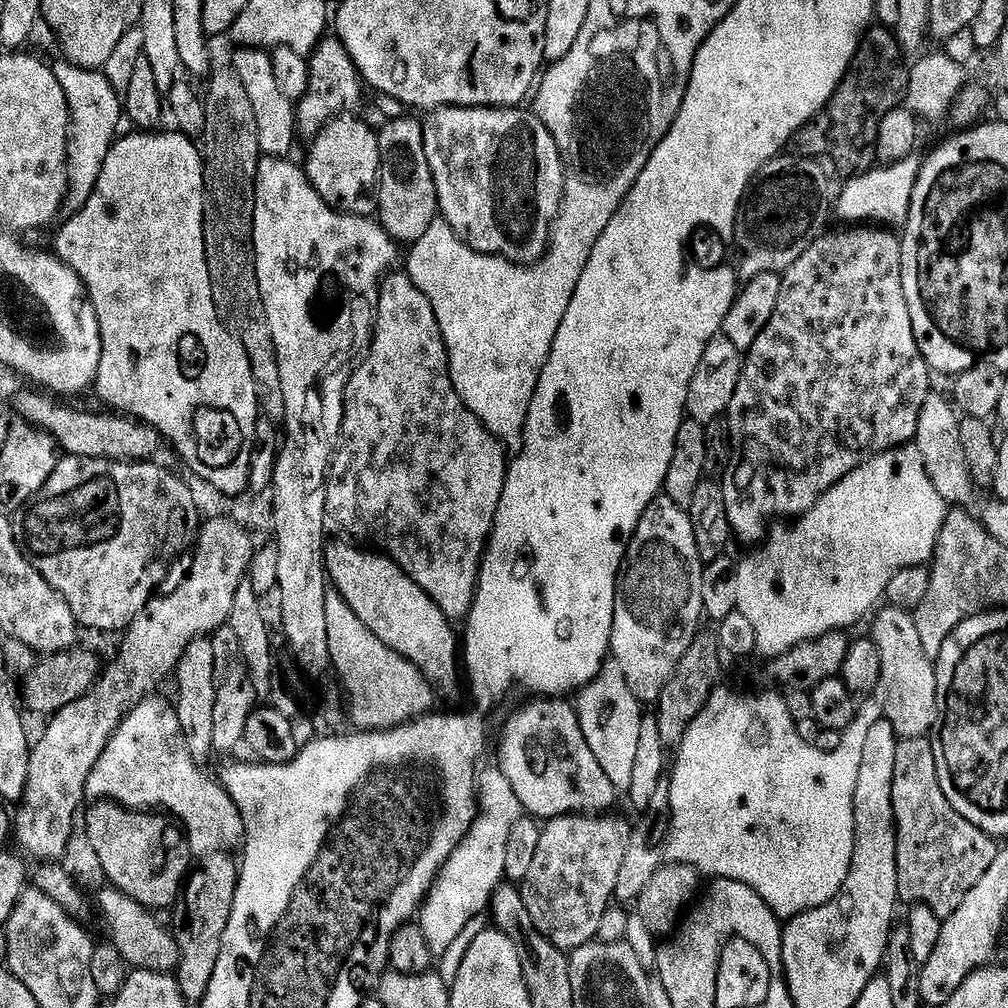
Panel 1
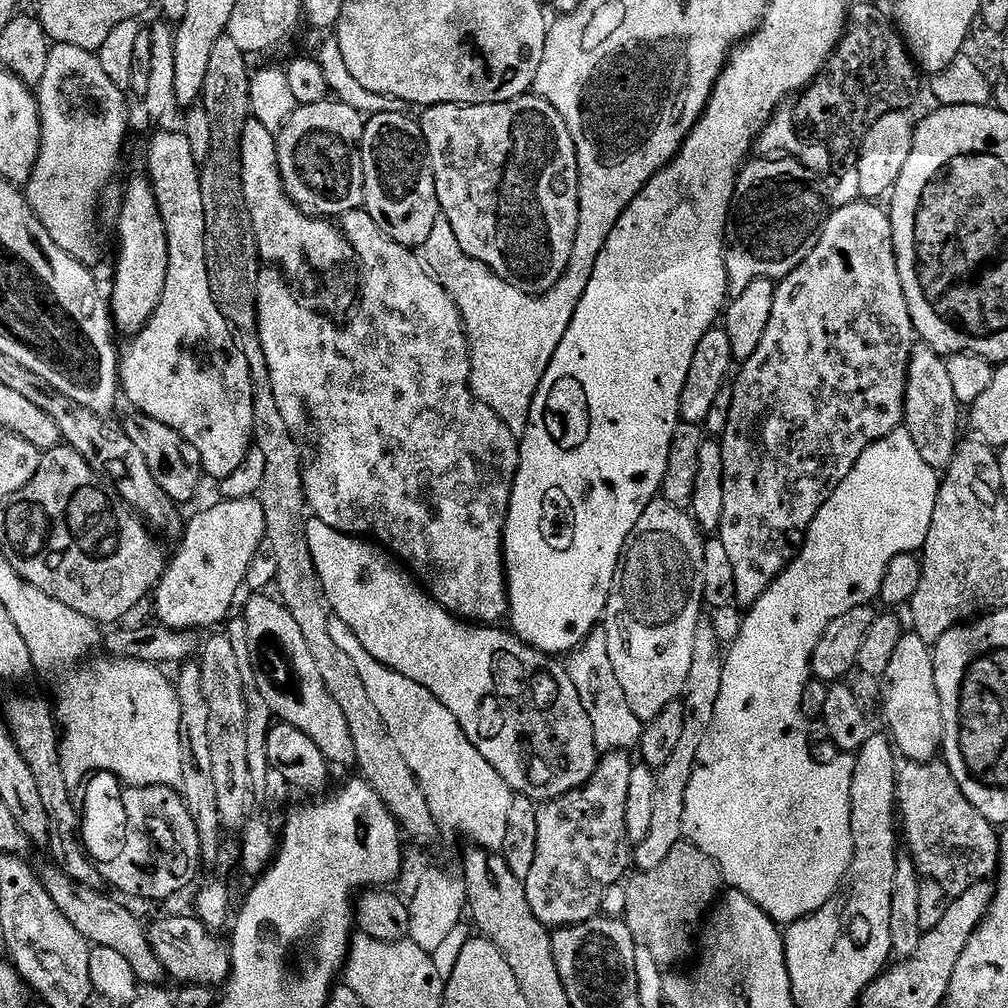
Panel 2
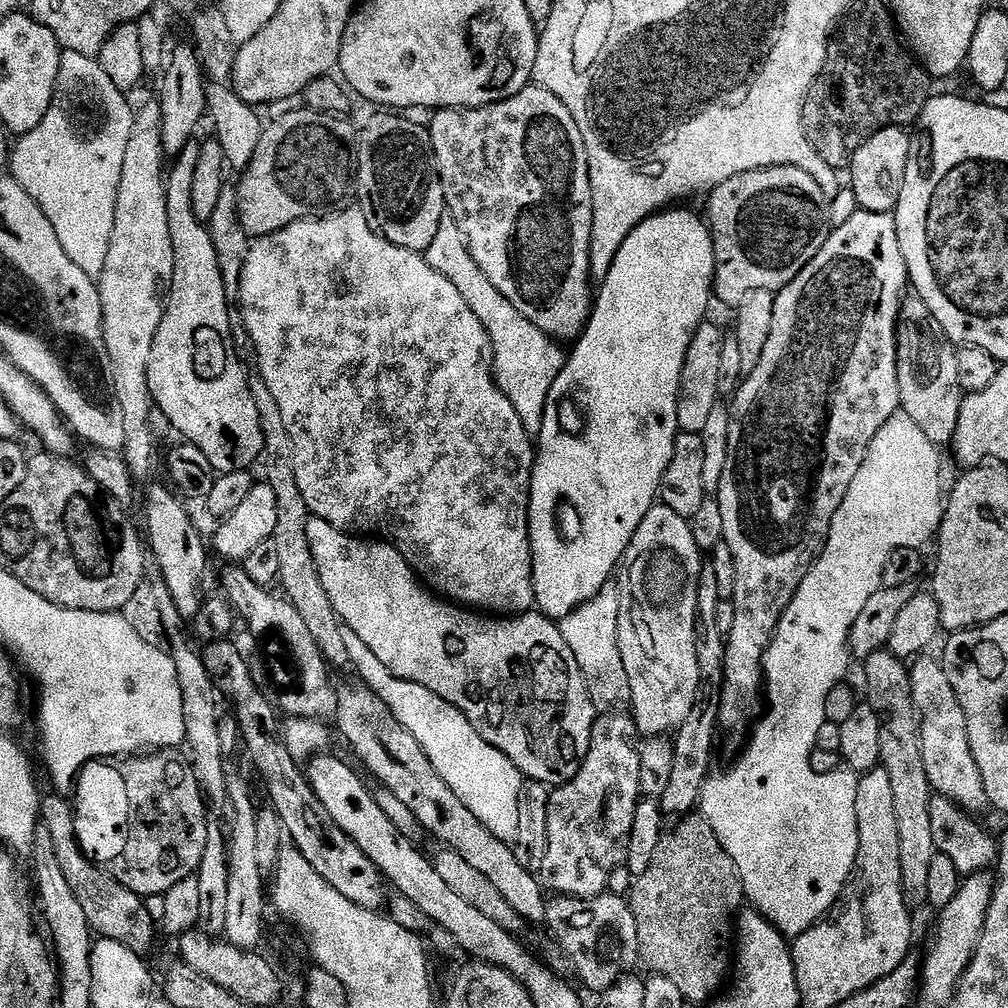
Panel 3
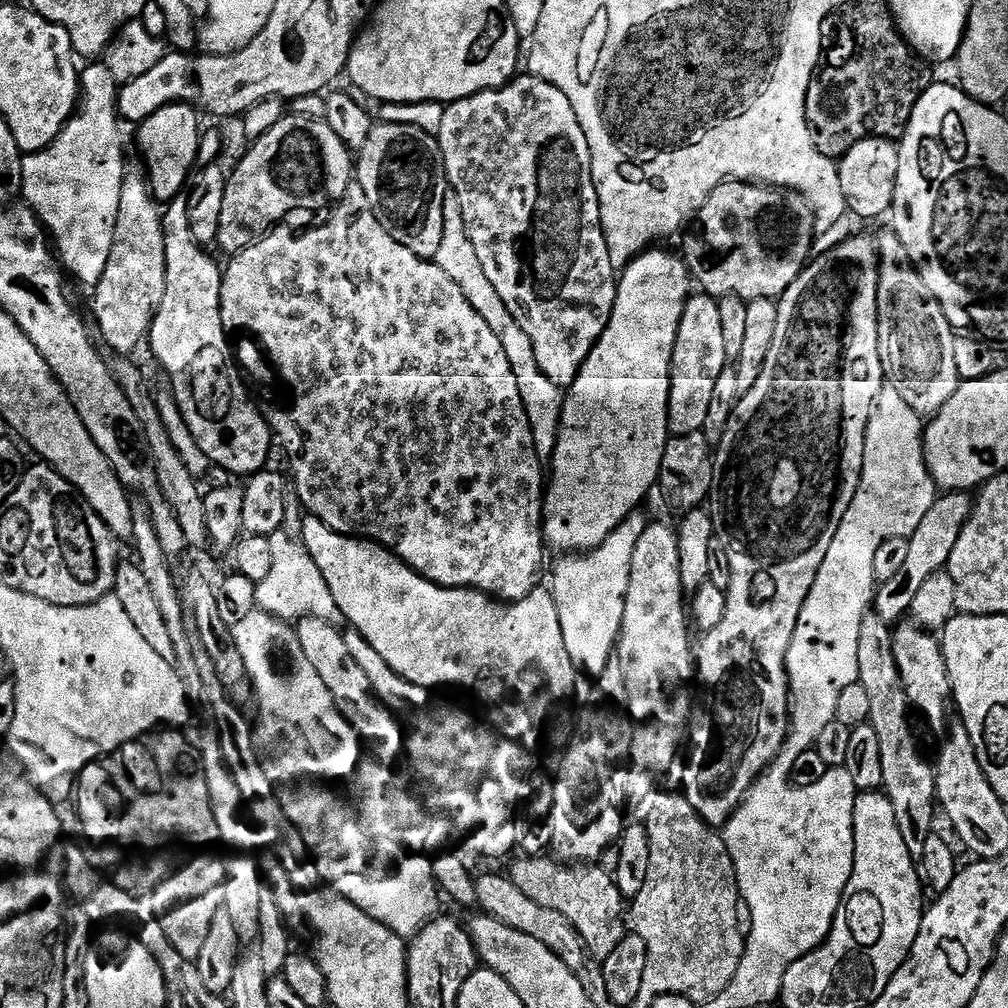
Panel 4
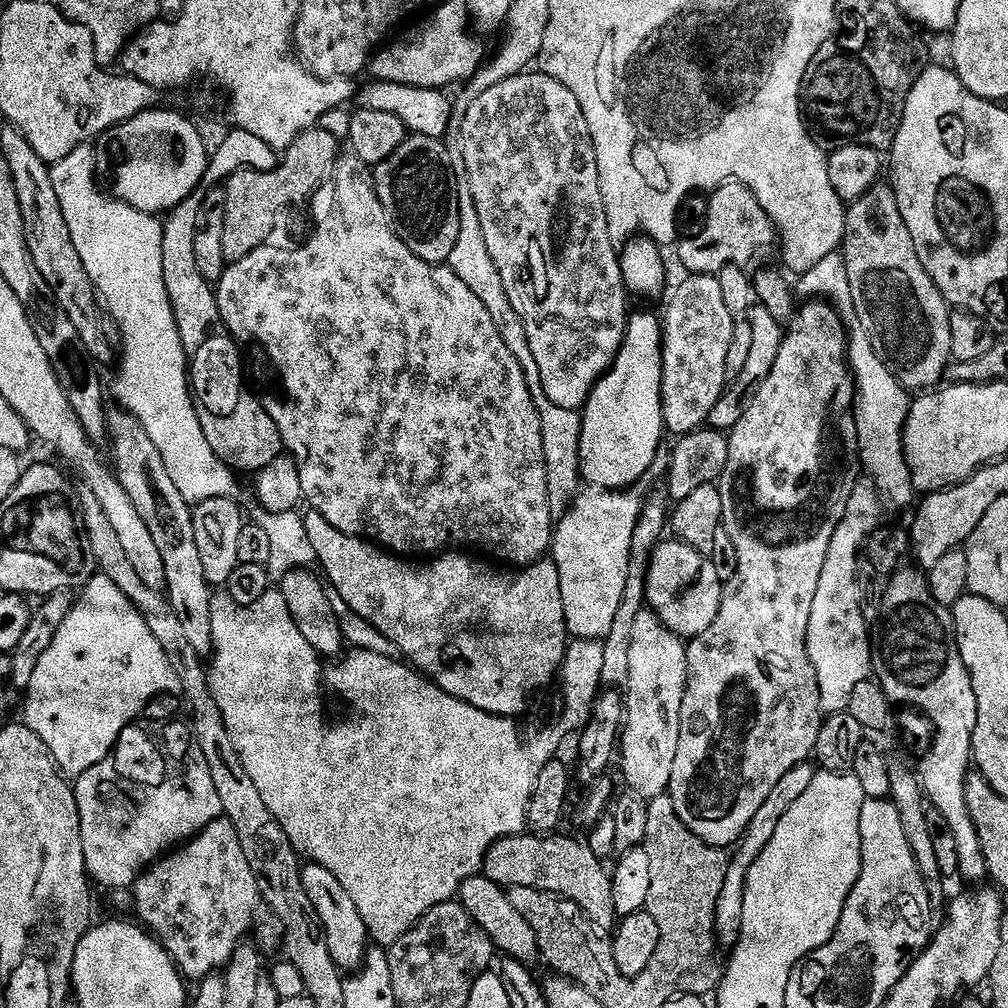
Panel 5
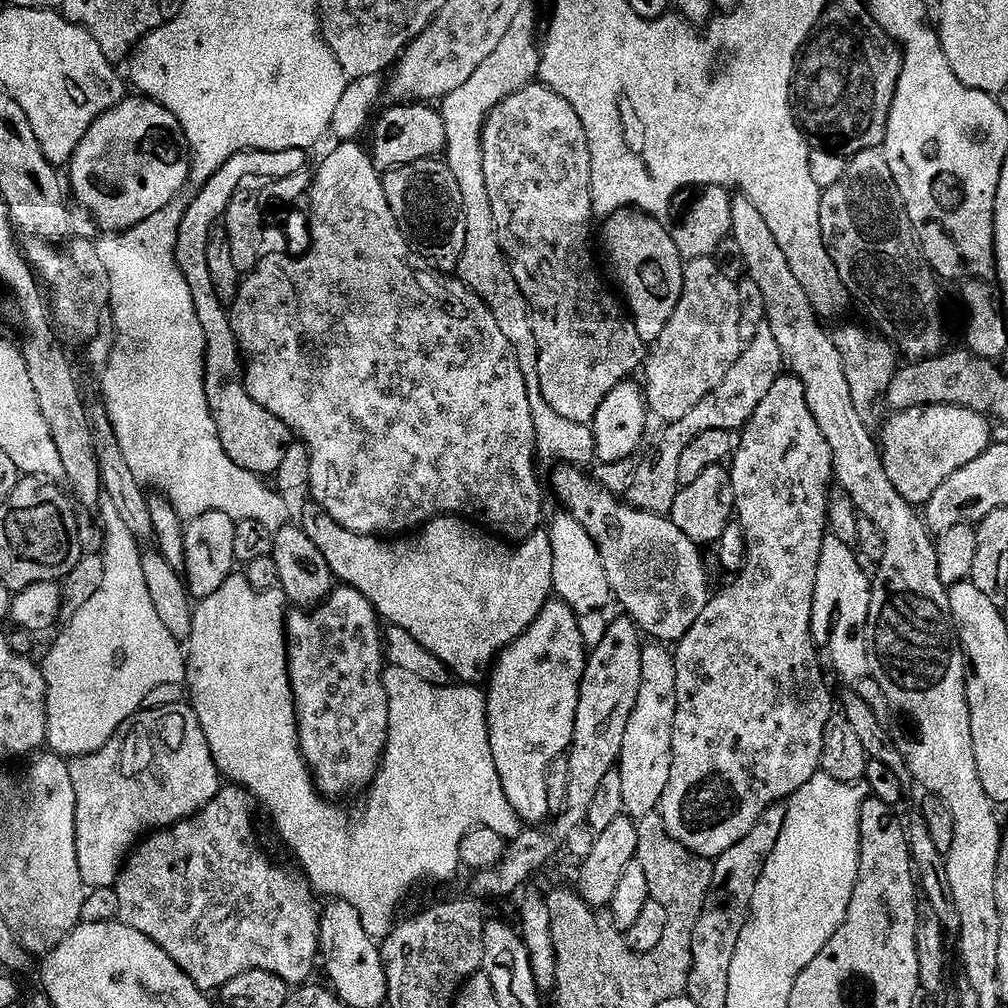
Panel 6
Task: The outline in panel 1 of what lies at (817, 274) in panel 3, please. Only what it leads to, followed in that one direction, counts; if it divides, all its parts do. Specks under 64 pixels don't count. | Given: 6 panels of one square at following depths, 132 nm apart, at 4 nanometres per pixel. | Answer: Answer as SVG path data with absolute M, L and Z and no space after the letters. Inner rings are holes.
M880 226L845 228L848 228L845 232L829 231L814 241L806 250L806 254L802 254L802 258L798 258L798 262L794 262L794 266L790 266L787 272L783 273L778 306L766 330L758 334L758 342L754 342L754 346L742 360L738 390L734 390L734 398L726 413L732 439L732 461L722 477L722 487L725 492L726 514L731 535L744 544L752 544L748 546L759 545L767 537L773 522L781 518L799 518L810 511L838 481L846 478L846 474L850 474L858 465L863 464L869 456L878 452L889 452L891 448L911 445L918 430L918 414L930 395L930 369L918 350L914 326L910 322L910 306L906 306L906 294L902 290L901 237L897 233L896 236L892 233L895 231L885 230Z

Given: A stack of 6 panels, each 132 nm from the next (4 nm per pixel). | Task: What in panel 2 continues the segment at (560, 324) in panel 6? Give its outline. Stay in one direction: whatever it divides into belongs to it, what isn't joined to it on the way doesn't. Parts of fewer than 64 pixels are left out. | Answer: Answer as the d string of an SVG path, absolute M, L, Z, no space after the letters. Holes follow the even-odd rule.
M535 94L519 96L517 100L507 100L501 104L434 104L423 109L424 117L418 123L424 141L428 147L428 157L436 179L436 193L440 203L440 214L450 222L454 230L454 238L458 238L458 246L470 254L478 262L482 262L491 272L498 274L510 286L522 290L527 296L542 296L559 284L568 270L568 263L574 250L574 242L580 225L580 171L578 170L578 154L574 146L574 138L570 138L570 130L566 122L562 122L562 114Z

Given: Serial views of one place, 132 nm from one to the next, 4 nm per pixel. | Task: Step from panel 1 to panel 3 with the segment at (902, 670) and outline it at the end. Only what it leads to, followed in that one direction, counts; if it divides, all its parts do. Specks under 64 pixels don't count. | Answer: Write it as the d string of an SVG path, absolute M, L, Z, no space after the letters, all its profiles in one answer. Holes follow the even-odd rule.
M928 654L921 655L913 664L916 665L911 665L908 674L908 691L920 722L922 762L928 785L936 796L953 800L969 814L980 814L983 808L989 807L986 788L982 786L982 778L970 750L966 716L950 686L948 673L939 659L931 660Z

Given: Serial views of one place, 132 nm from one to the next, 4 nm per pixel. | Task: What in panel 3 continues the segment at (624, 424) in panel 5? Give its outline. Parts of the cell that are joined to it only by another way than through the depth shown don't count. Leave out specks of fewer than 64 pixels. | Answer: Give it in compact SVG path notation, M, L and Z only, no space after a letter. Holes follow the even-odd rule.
M680 206L675 210L661 210L655 216L647 216L641 224L635 228L632 233L626 238L626 242L622 244L622 250L618 252L614 258L614 266L610 266L607 276L603 277L601 286L599 285L598 291L594 296L594 303L592 306L592 314L588 317L588 326L580 333L578 339L575 341L573 352L567 353L564 361L564 369L558 374L558 378L554 382L554 386L548 395L546 402L546 410L542 418L542 430L538 437L538 443L535 445L536 450L536 465L532 467L532 485L530 486L530 494L528 495L528 537L532 543L532 581L534 582L534 594L536 595L535 607L539 609L543 615L547 616L550 620L557 622L562 621L571 614L576 608L580 608L586 602L590 602L597 596L599 592L603 592L605 588L609 587L611 578L613 579L614 573L619 569L623 559L625 550L632 544L634 534L638 530L638 526L642 522L642 518L646 518L646 514L652 508L652 505L657 503L660 496L660 485L664 483L664 475L670 466L670 458L674 458L674 442L680 432L678 426L678 398L680 397L680 379L682 378L682 366L686 362L686 350L690 350L690 342L694 338L694 334L700 328L700 325L705 323L708 312L708 303L713 303L714 300L714 281L716 279L716 255L714 254L714 242L712 241L712 231L708 229L705 217L700 216L696 212L687 212L687 207Z

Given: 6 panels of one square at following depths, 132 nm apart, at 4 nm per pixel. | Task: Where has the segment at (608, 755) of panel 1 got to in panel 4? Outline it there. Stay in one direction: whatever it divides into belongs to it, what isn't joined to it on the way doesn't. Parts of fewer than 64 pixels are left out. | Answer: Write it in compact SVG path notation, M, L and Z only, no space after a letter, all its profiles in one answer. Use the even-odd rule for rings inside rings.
M640 510L631 512L618 530L591 552L561 555L552 572L550 591L558 606L558 622L562 622L566 650L570 650L577 669L592 678L604 673L618 648L634 546L650 523L649 517L642 513Z

